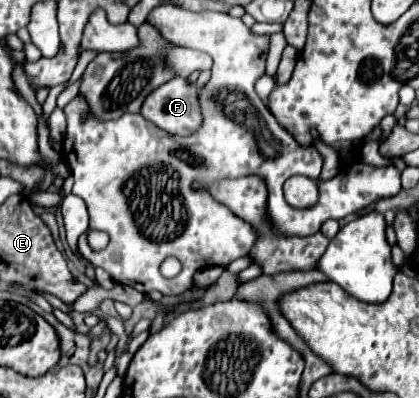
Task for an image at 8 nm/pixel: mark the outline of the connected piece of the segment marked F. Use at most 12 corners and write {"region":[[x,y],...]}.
{"region":[[179,77],[157,87],[141,113],[171,135],[203,121],[197,87]]}

